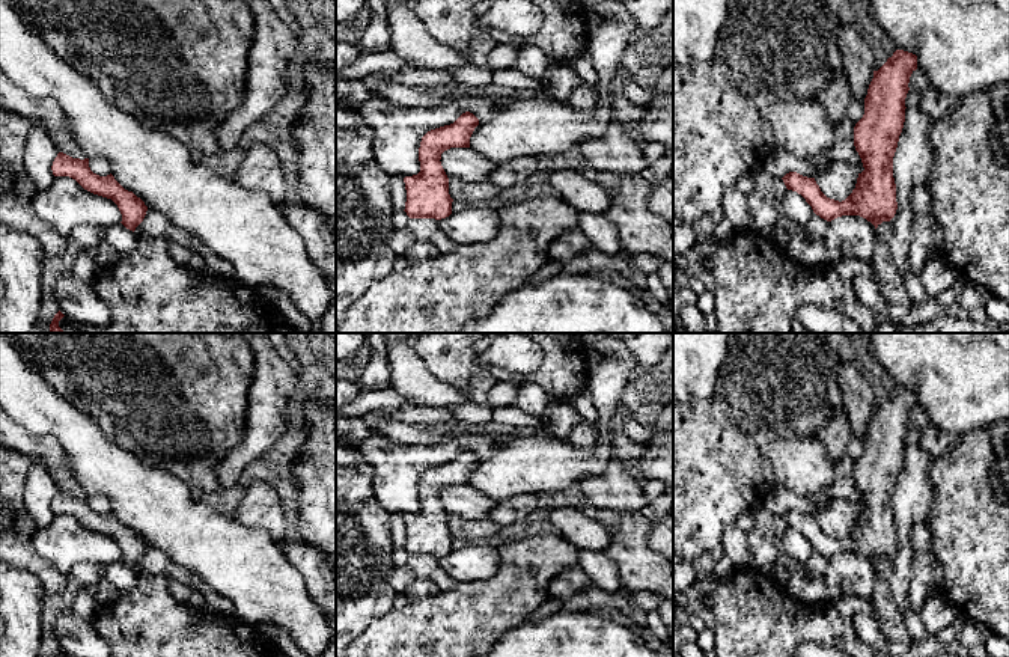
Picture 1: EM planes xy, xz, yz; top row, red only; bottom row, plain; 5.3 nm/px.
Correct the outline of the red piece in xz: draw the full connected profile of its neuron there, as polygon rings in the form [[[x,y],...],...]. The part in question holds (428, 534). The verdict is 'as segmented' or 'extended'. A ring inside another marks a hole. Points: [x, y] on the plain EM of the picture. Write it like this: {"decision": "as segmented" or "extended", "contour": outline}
{"decision": "as segmented", "contour": [[[462,451],[453,461],[428,469],[420,479],[420,509],[405,514],[405,550],[410,556],[441,558],[452,552],[449,515],[441,503],[441,491],[450,485],[470,485],[470,475],[479,457]]]}

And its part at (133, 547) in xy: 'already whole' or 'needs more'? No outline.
already whole

